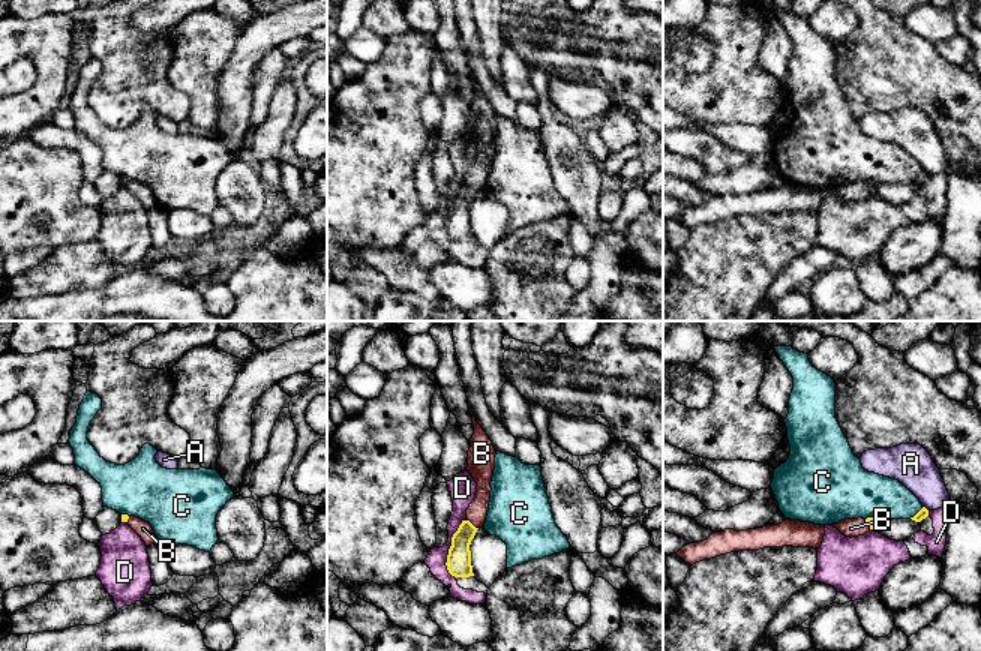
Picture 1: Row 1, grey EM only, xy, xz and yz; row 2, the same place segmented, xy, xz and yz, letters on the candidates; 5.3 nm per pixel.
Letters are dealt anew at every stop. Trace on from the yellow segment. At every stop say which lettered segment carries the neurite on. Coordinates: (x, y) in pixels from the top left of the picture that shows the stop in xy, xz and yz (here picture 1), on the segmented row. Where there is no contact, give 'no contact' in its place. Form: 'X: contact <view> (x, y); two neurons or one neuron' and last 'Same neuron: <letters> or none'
A: contact yz (924, 507); two neurons
B: contact xz (471, 524); one neuron
C: contact yz (917, 513); two neurons
D: contact xz (450, 548); two neurons
Same neuron: B

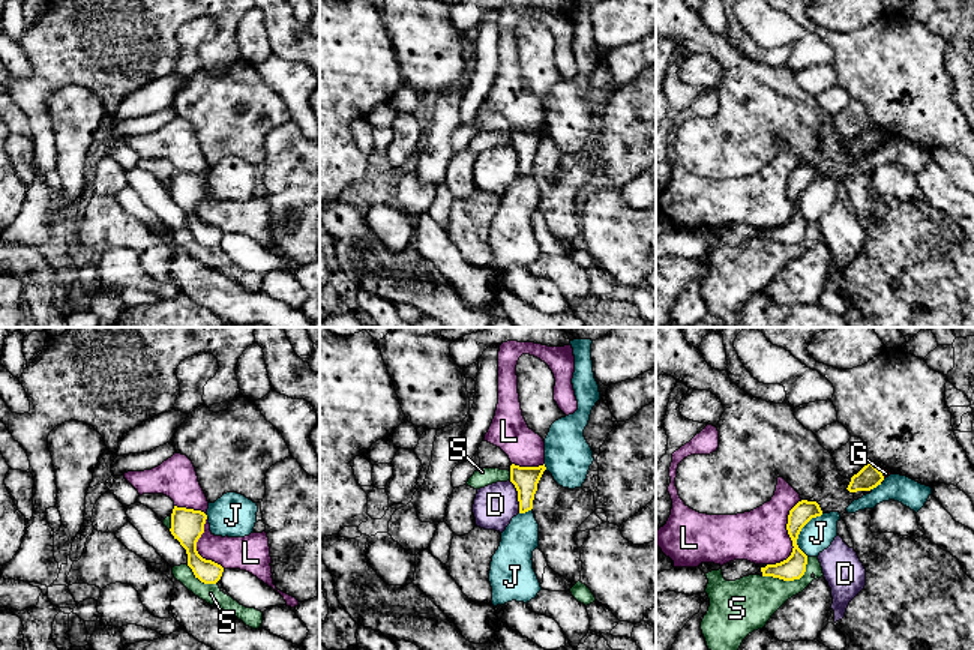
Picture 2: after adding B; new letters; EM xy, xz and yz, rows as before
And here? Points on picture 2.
D: contact xz (518, 497); two neurons
G: contact yz (878, 470); two neurons
J: contact yz (800, 530); two neurons
L: contact yz (790, 536); two neurons
S: contact yz (791, 580); two neurons
Same neuron: none

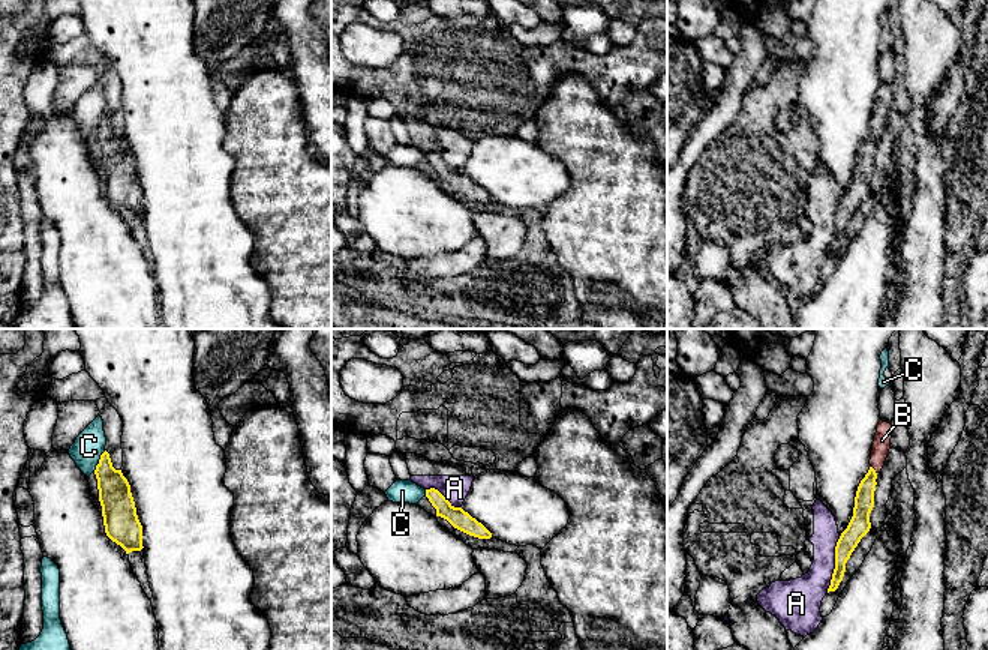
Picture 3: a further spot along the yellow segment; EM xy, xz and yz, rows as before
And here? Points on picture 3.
A: contact yz (835, 565); two neurons
B: contact yz (874, 470); one neuron
C: contact xy (99, 461); two neurons
Same neuron: B

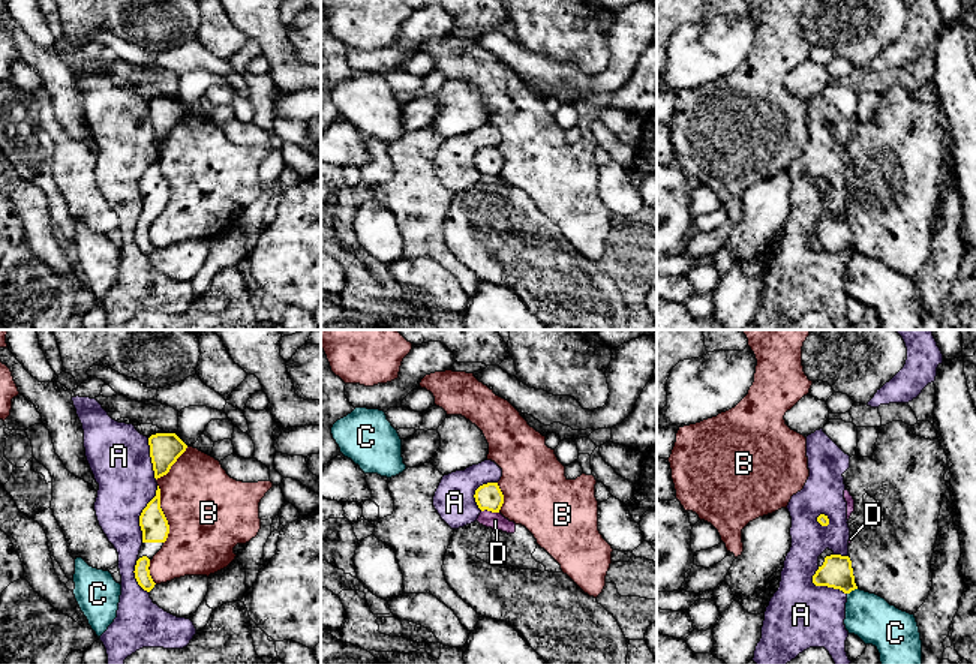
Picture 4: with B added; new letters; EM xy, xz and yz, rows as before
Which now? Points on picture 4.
A: contact xy (141, 514); two neurons
B: contact xy (164, 514); two neurons
C: contact yz (852, 589); two neurons
D: contact xz (490, 510); two neurons
Same neuron: none

